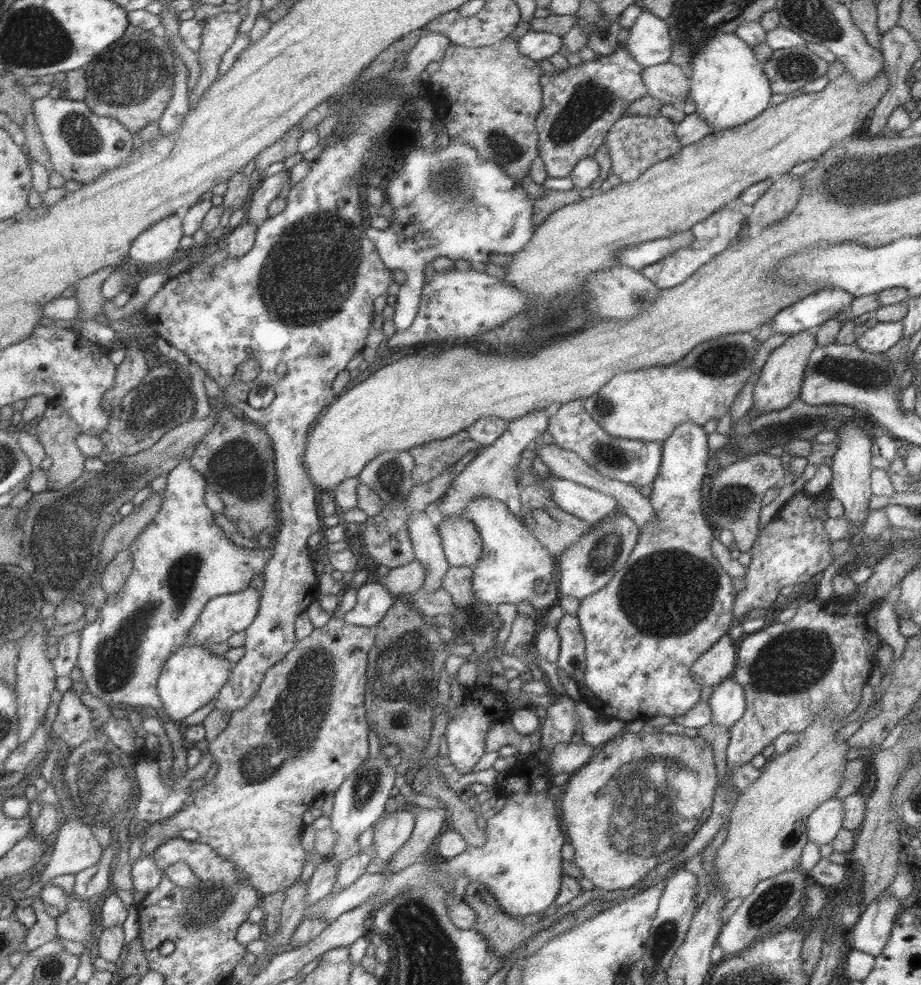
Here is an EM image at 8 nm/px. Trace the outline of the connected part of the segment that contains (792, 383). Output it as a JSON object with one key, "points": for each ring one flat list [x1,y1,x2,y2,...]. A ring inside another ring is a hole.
{"points":[[813,329,788,335,775,350,772,350,765,359,757,383,754,385,752,407,759,408,762,413,766,413,785,408,793,400,798,399,806,362,815,347,816,336,815,329]]}

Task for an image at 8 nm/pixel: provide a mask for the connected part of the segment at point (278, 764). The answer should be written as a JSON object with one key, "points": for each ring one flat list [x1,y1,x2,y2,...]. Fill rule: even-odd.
{"points":[[336,616,331,618,321,627,314,628,308,636,299,641,295,641,293,648,279,660,277,664,267,669,264,677,261,679,259,688,255,691,255,696,242,706,239,710,234,710,230,714,227,726,221,734,218,734,211,742,208,742,208,752,213,760,218,763,218,771,213,779,195,790,194,801,186,807,180,808,170,817,154,823,149,823,137,828,143,840,157,838,160,836,164,841,179,836,181,830,191,828,197,832,196,841,209,845,211,850,219,856,223,856,225,860,229,860,235,870,241,870,245,874,245,878,249,880,249,884,253,886,260,896,269,895,275,892,284,893,284,891,294,884,300,876,302,867,306,864,307,855,304,853,299,840,305,824,301,821,301,814,312,806,315,799,327,797,334,793,337,787,343,782,343,779,354,772,358,766,368,757,367,753,367,732,368,723,364,709,364,688,367,683,366,664,369,649,375,642,376,634,373,627,357,626,349,624]]}

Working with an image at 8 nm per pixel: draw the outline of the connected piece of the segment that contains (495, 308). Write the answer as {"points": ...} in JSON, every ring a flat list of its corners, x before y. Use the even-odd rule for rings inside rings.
{"points":[[455,268,445,272,435,272,429,283,420,292,420,303,407,330,395,332,386,344,389,346,411,346,427,340,447,340,447,338,471,339,481,332,493,330,507,322,523,308,530,305,525,291,497,277,476,270,459,271]]}

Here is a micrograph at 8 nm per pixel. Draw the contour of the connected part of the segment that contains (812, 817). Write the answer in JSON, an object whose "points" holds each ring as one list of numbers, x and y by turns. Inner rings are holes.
{"points":[[830,798,822,802,807,817,807,838,820,846,831,842,837,830,842,827,843,801,838,798]]}

